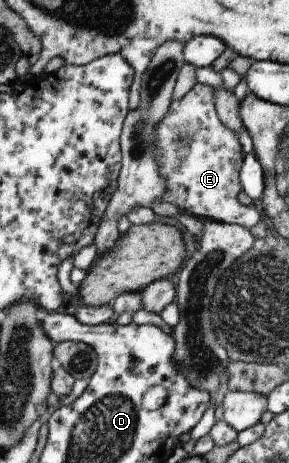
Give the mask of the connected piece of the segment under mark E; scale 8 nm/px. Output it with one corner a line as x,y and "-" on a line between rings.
196,82
188,93
172,101
166,115
156,125
155,139
158,145
160,171
166,181
166,197
162,197
165,202
202,220
236,224
248,230
259,223
262,217
259,208
241,205
237,199
238,193
241,192
239,172
244,154
240,150
240,143
234,131
224,127
218,120
214,106
214,87

